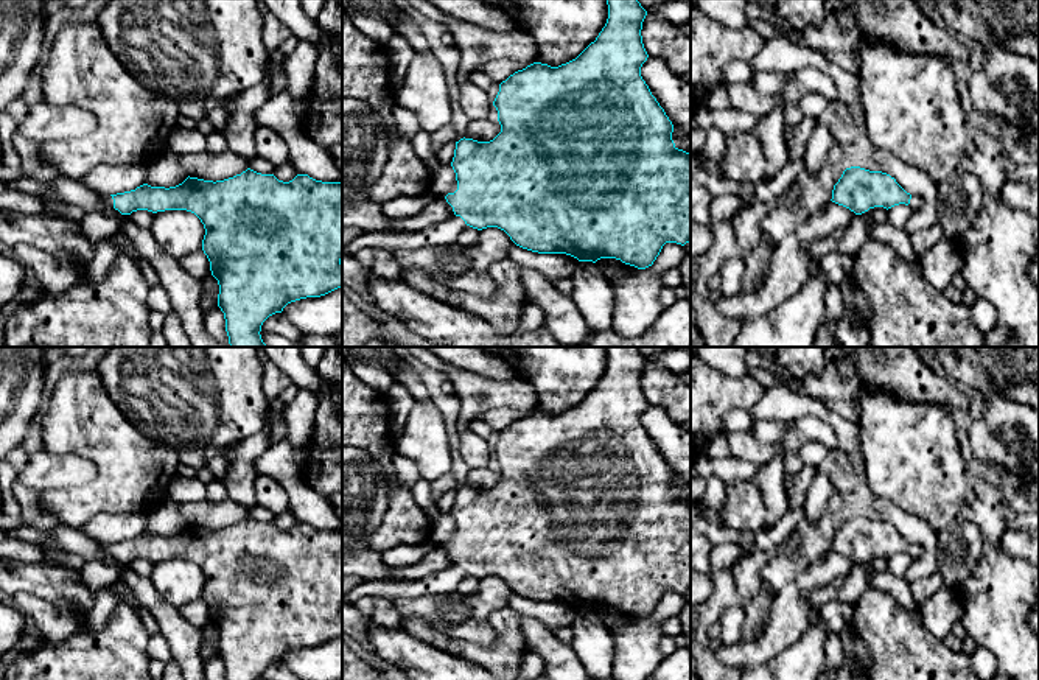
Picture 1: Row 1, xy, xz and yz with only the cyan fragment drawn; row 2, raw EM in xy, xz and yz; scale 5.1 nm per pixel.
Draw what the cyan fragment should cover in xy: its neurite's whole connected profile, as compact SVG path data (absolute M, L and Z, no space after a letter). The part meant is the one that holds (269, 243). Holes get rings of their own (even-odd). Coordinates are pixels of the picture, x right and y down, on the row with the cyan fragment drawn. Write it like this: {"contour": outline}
{"contour": "M250 168L224 181L187 177L176 187L151 187L143 184L135 190L100 195L107 207L121 215L137 210L152 213L187 210L204 224L202 251L210 261L212 275L218 280L218 307L224 313L230 347L268 347L261 339L263 322L296 300L320 297L342 286L342 182L322 182L308 174L292 181L278 181L274 174L261 174Z"}

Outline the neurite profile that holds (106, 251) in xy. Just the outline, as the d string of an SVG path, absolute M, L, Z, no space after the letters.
M110 237L96 241L95 255L92 261L86 266L86 279L92 283L100 283L118 254L118 247Z

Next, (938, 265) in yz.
M944 238L919 257L924 279L943 291L950 285L952 277L960 272L961 257L955 241Z

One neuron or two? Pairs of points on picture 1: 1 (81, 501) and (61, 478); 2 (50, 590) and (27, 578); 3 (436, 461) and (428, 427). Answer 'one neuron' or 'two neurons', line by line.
1: two neurons
2: one neuron
3: one neuron

